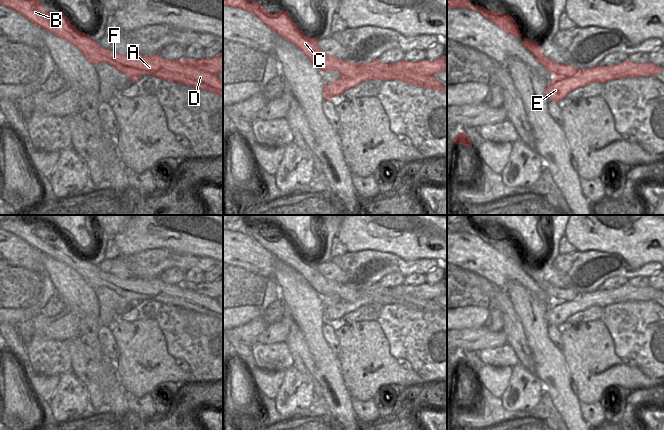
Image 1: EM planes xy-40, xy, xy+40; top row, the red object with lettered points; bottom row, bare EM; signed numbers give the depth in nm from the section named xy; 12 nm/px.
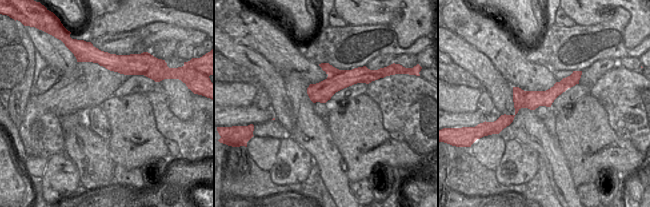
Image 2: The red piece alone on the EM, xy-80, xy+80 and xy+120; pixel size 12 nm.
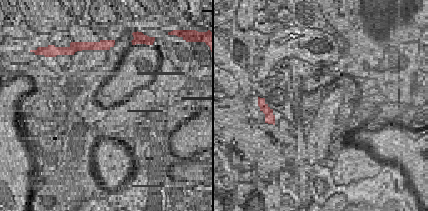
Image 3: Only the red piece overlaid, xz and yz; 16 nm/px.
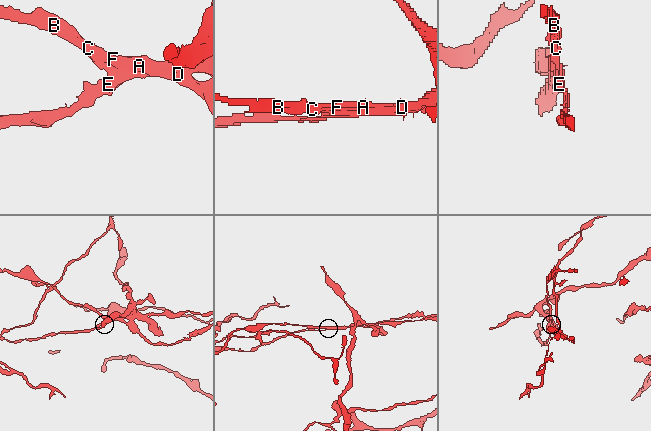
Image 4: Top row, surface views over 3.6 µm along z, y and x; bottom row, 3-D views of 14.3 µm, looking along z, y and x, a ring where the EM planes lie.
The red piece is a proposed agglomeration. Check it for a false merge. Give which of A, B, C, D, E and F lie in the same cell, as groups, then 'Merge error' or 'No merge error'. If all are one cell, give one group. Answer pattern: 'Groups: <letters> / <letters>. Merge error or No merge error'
Groups: A B C D F / E. Merge error.

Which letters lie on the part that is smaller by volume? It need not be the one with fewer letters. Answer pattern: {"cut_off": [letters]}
{"cut_off": ["A", "B", "C", "D", "F"]}

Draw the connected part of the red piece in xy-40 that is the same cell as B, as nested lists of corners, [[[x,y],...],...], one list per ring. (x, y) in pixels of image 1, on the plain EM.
[[[21,215],[0,222],[0,228],[22,238],[29,245],[73,268],[91,288],[107,287],[127,299],[131,307],[141,300],[154,299],[161,304],[177,306],[223,321],[223,307],[217,299],[191,291],[177,284],[152,279],[122,279],[107,274],[78,255],[62,235],[47,236],[37,222],[28,222]]]

